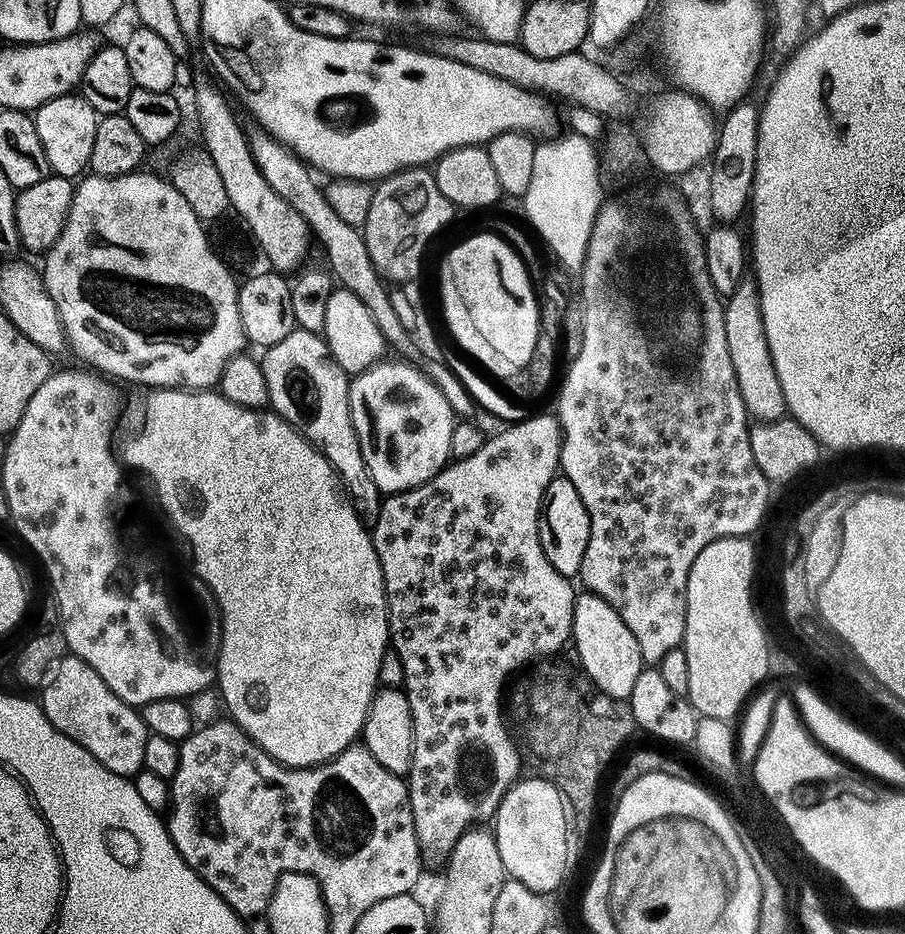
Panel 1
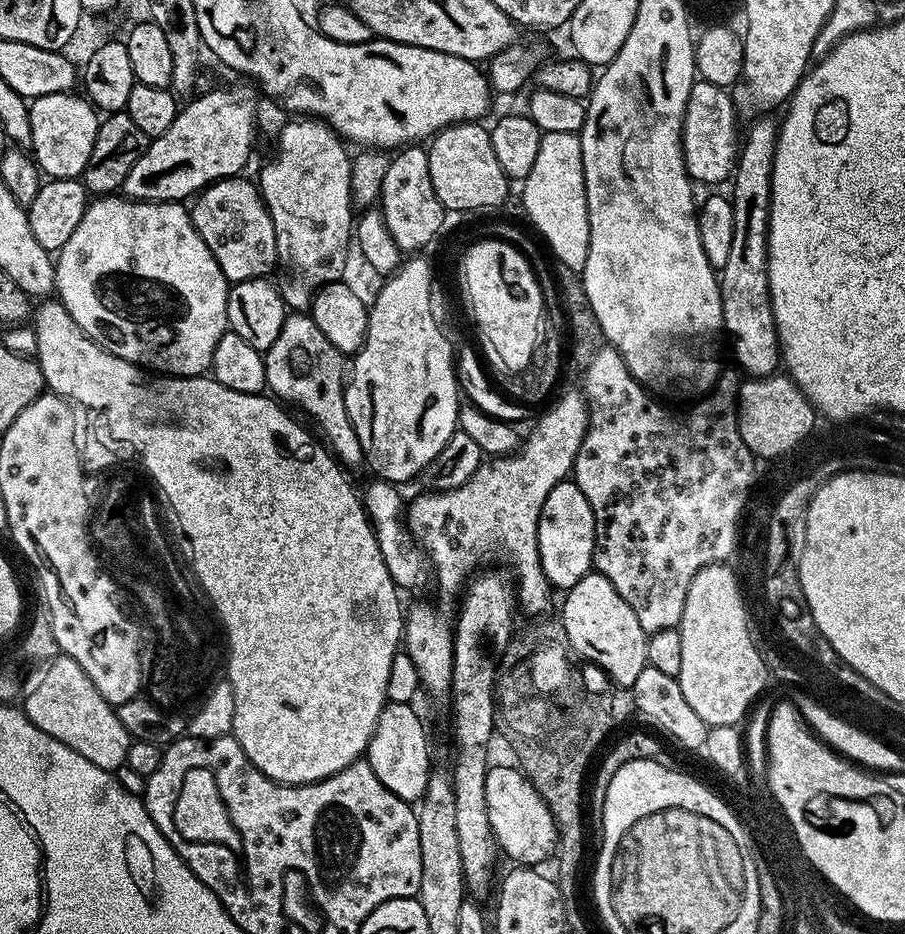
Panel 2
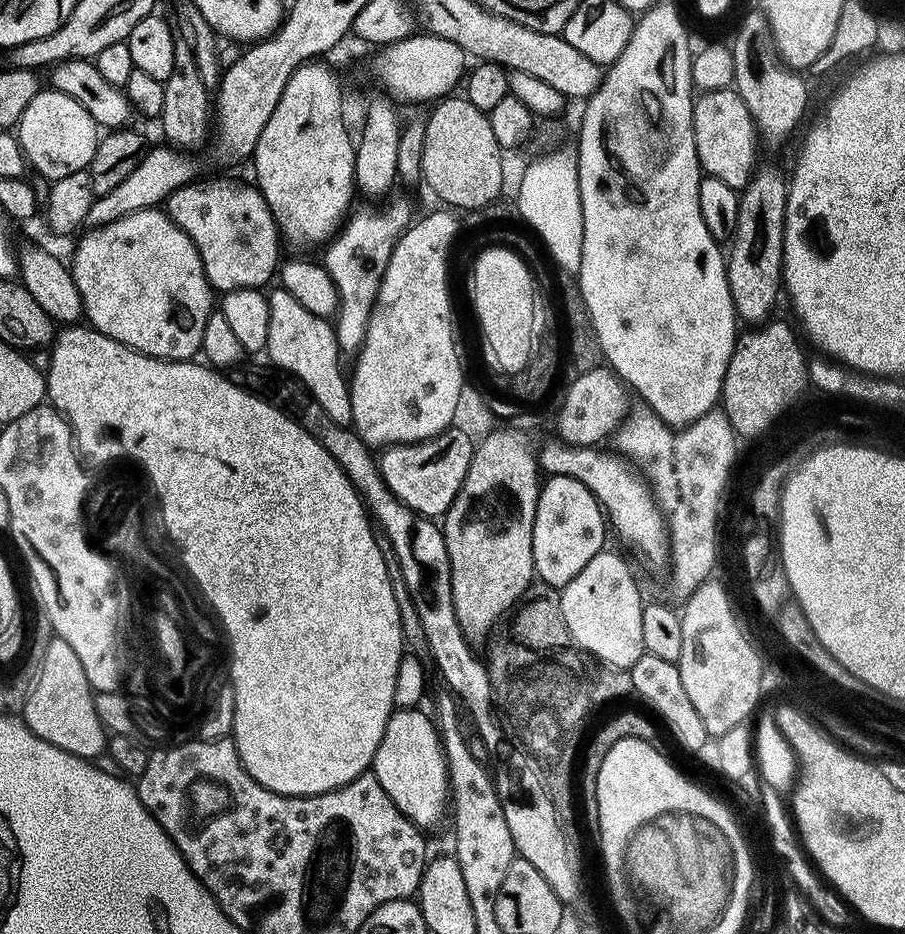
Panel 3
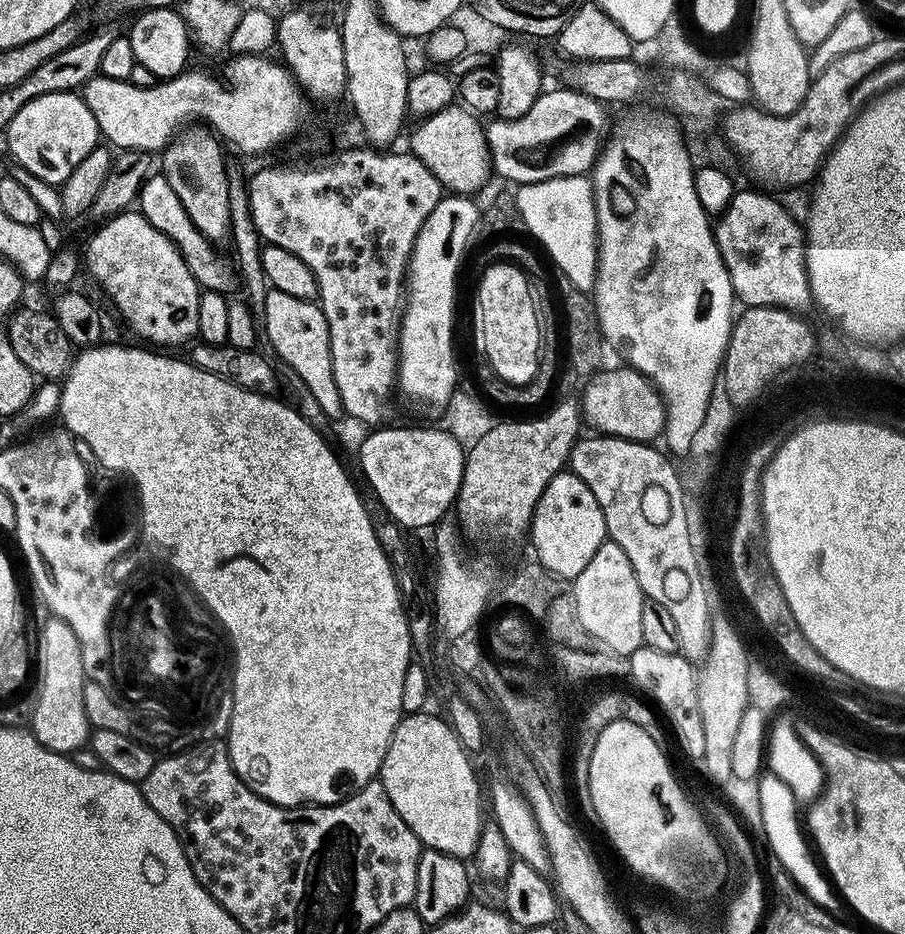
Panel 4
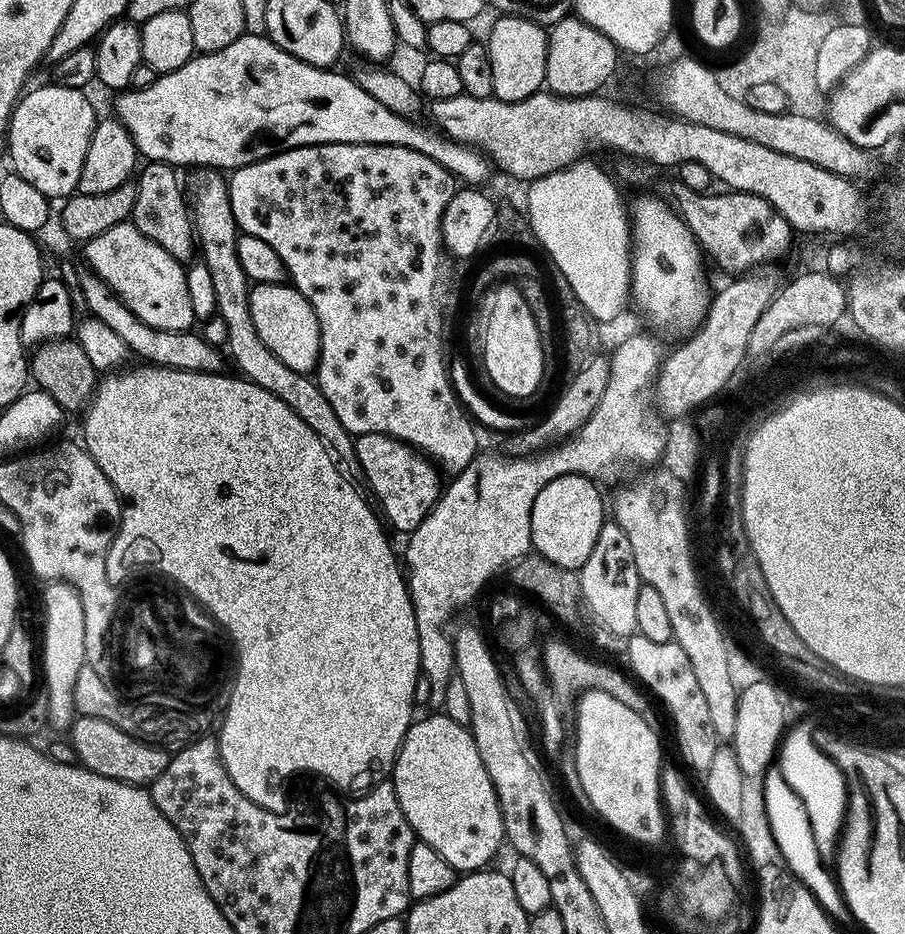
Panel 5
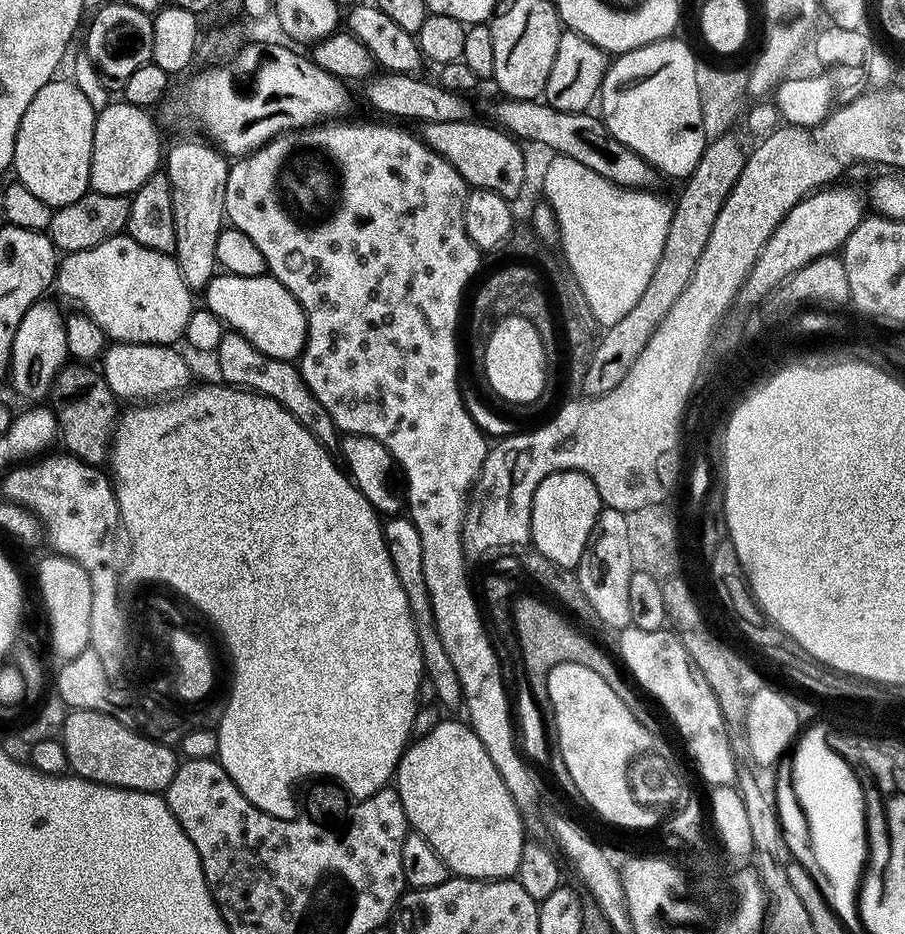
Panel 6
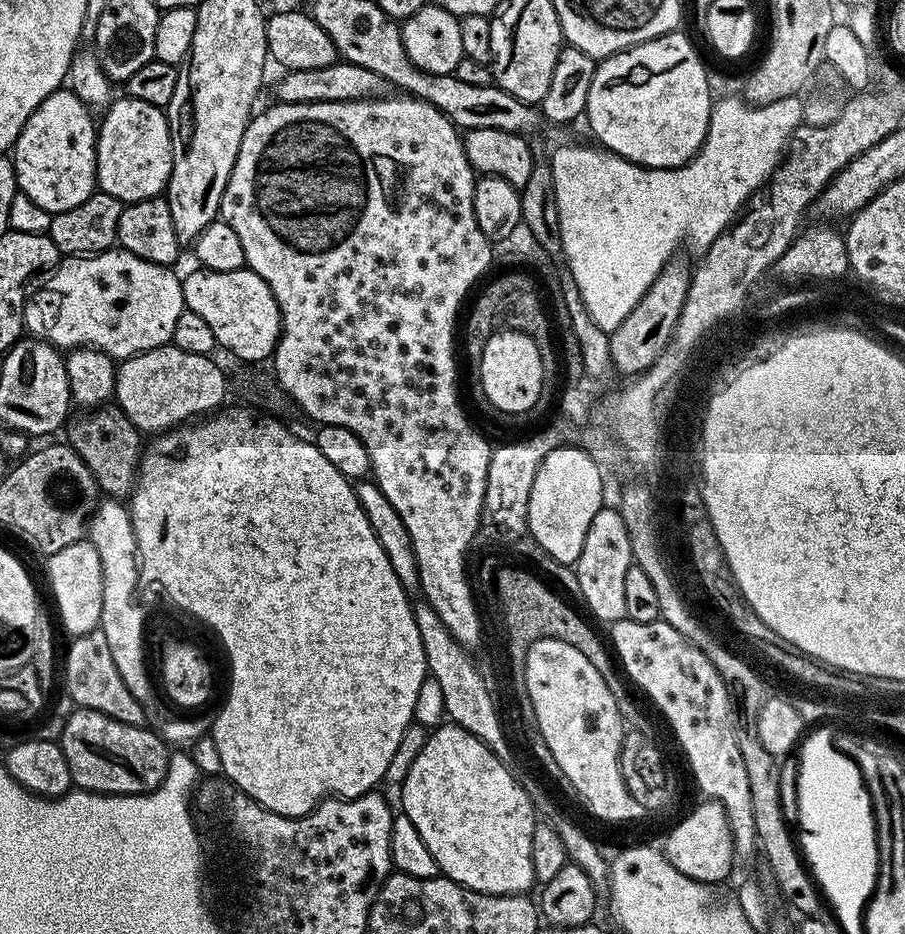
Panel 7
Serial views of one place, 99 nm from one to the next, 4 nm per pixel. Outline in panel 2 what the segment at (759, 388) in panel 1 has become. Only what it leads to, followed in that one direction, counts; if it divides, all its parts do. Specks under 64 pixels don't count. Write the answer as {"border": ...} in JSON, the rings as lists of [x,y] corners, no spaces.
{"border":[[[761,114],[747,125],[748,134],[743,135],[742,147],[731,177],[730,199],[734,210],[734,238],[730,245],[730,255],[726,266],[718,269],[720,301],[722,302],[723,331],[732,335],[732,352],[740,363],[740,368],[749,377],[773,375],[781,367],[780,339],[776,333],[774,310],[768,285],[768,215],[770,214],[770,194],[772,193],[772,163],[776,153],[777,121],[771,115]]]}

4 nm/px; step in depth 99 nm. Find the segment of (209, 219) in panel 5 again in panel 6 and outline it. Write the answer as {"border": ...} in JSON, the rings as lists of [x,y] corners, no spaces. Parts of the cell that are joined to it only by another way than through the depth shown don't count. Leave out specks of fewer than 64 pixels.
{"border":[[[231,330],[225,331],[218,342],[214,359],[216,368],[220,371],[219,379],[223,383],[256,392],[260,396],[274,398],[274,402],[278,402],[290,414],[294,414],[294,418],[298,418],[298,422],[302,422],[302,426],[306,426],[306,430],[314,434],[314,438],[323,448],[332,450],[341,443],[342,436],[334,418],[330,418],[330,414],[326,414],[326,406],[322,406],[322,402],[314,398],[310,386],[306,386],[299,367],[293,361],[270,358],[262,354],[262,350],[258,350],[242,333]]]}

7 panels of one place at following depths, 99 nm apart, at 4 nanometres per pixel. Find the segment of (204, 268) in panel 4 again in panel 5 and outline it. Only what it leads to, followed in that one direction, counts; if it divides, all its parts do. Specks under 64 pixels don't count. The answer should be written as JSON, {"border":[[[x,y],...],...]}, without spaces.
{"border":[[[155,162],[145,163],[139,169],[138,175],[135,177],[138,198],[134,198],[134,210],[130,223],[143,236],[150,238],[150,242],[162,246],[162,250],[166,250],[166,254],[170,254],[175,260],[188,262],[193,259],[194,225],[190,219],[190,208],[186,203],[185,193],[182,191],[182,180],[180,184],[176,172],[177,169],[171,164]]]}

